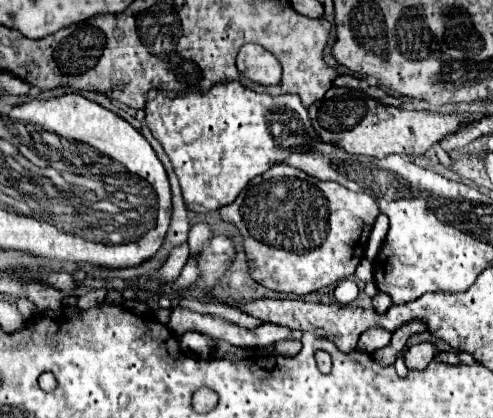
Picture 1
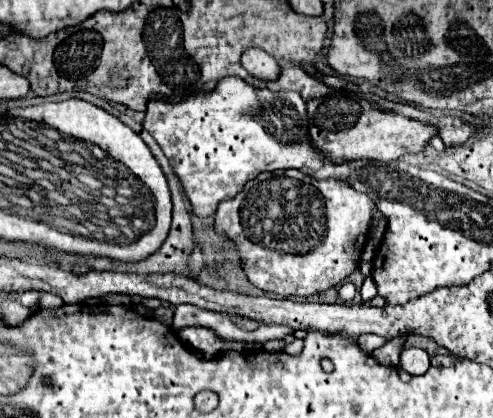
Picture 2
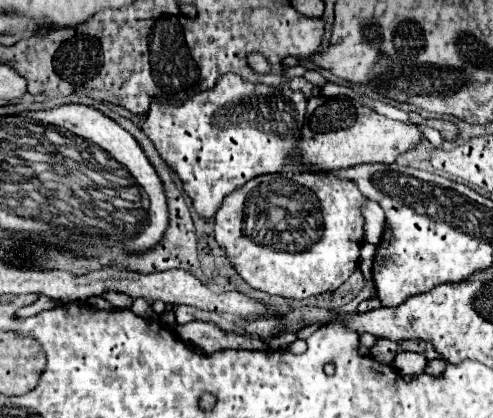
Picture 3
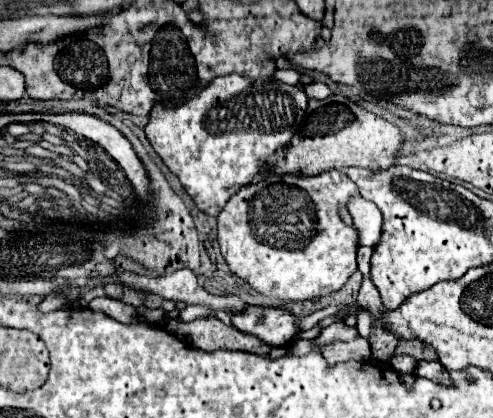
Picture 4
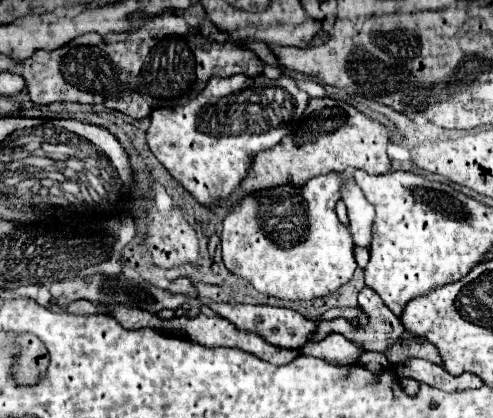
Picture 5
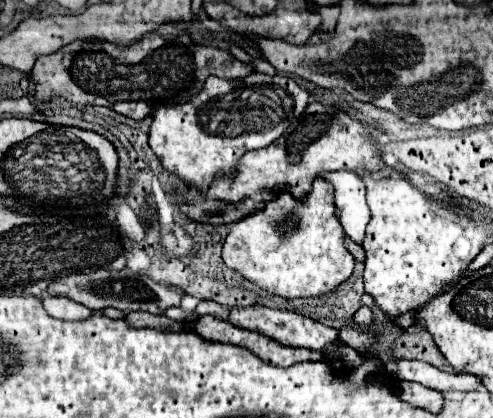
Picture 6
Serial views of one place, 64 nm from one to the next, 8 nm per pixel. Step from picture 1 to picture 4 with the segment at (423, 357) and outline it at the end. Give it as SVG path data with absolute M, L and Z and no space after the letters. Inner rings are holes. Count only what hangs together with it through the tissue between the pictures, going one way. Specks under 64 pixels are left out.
M394 356L394 358L390 360L390 366L392 366L398 374L410 374L410 372L414 372L416 360L410 358L410 356Z

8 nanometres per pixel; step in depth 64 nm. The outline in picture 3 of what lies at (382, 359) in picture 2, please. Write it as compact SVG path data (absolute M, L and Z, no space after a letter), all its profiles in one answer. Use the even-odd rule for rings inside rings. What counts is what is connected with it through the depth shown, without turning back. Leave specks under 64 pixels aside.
M378 338L376 344L370 348L370 356L382 364L390 364L396 356L396 350L398 350L398 342L390 342L390 340L384 340L384 338Z

